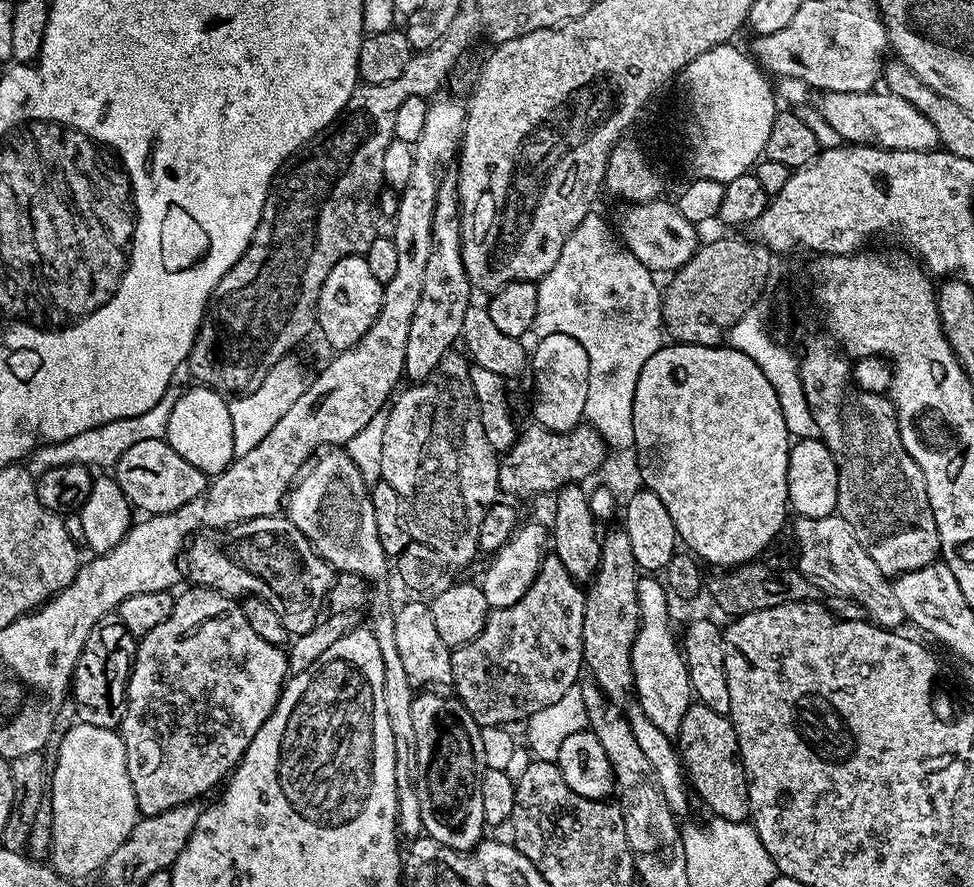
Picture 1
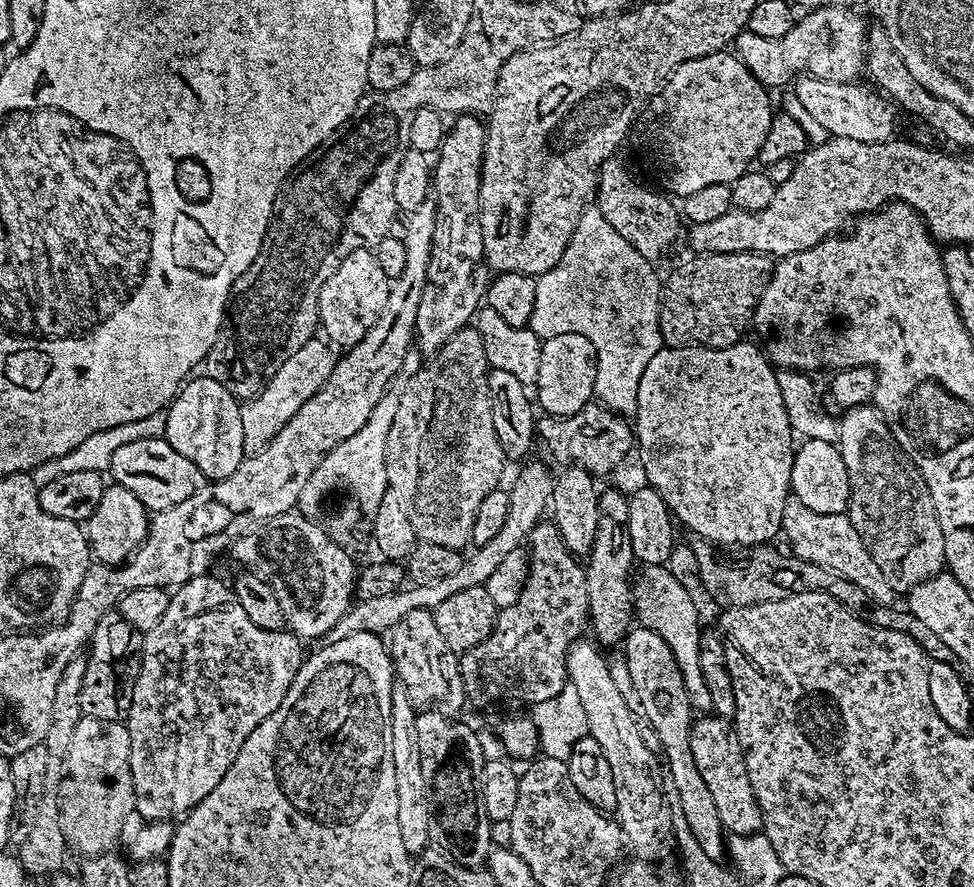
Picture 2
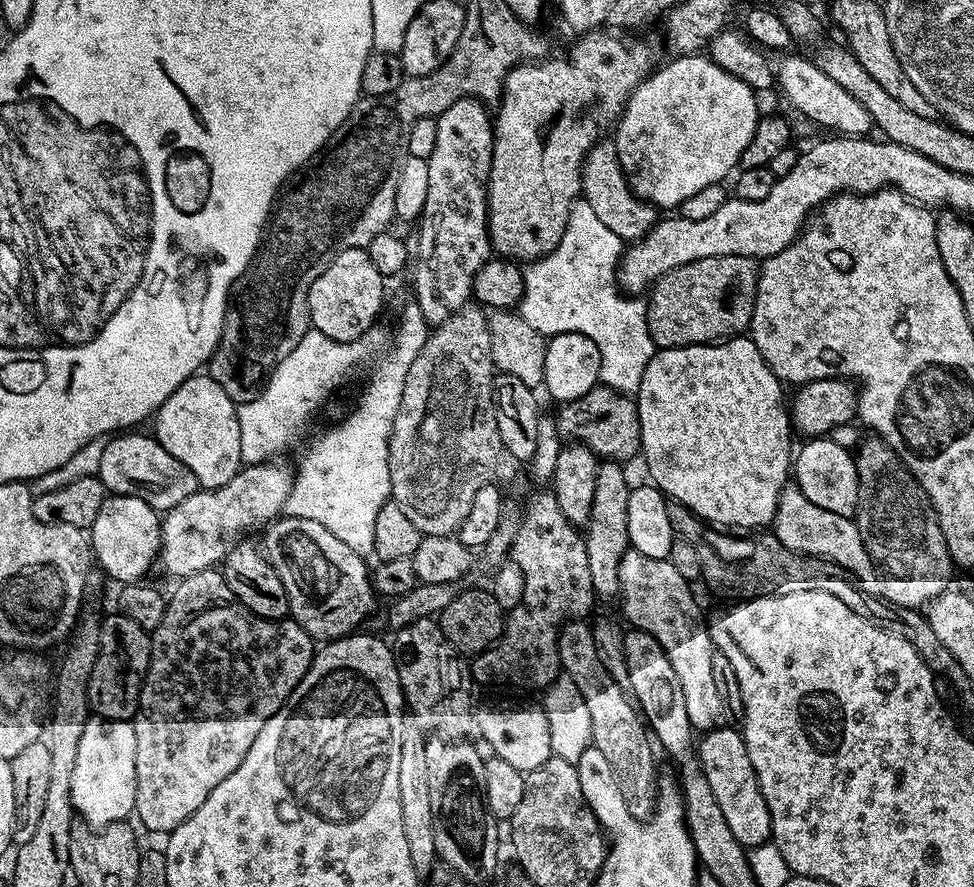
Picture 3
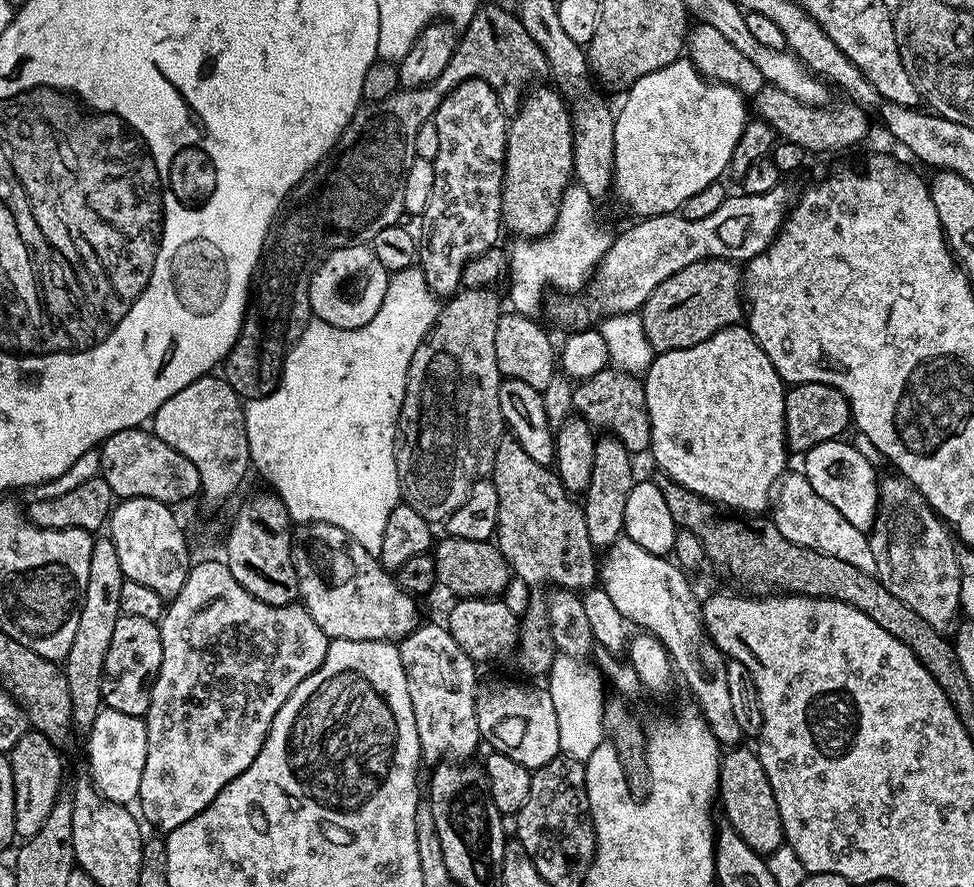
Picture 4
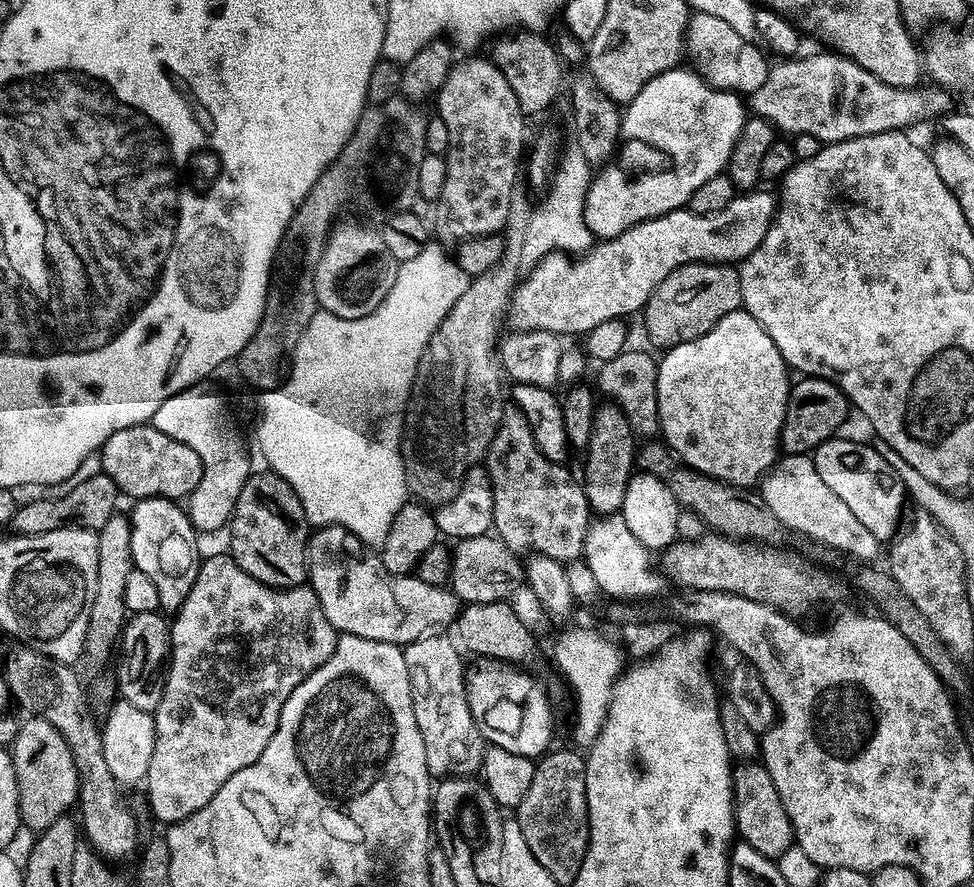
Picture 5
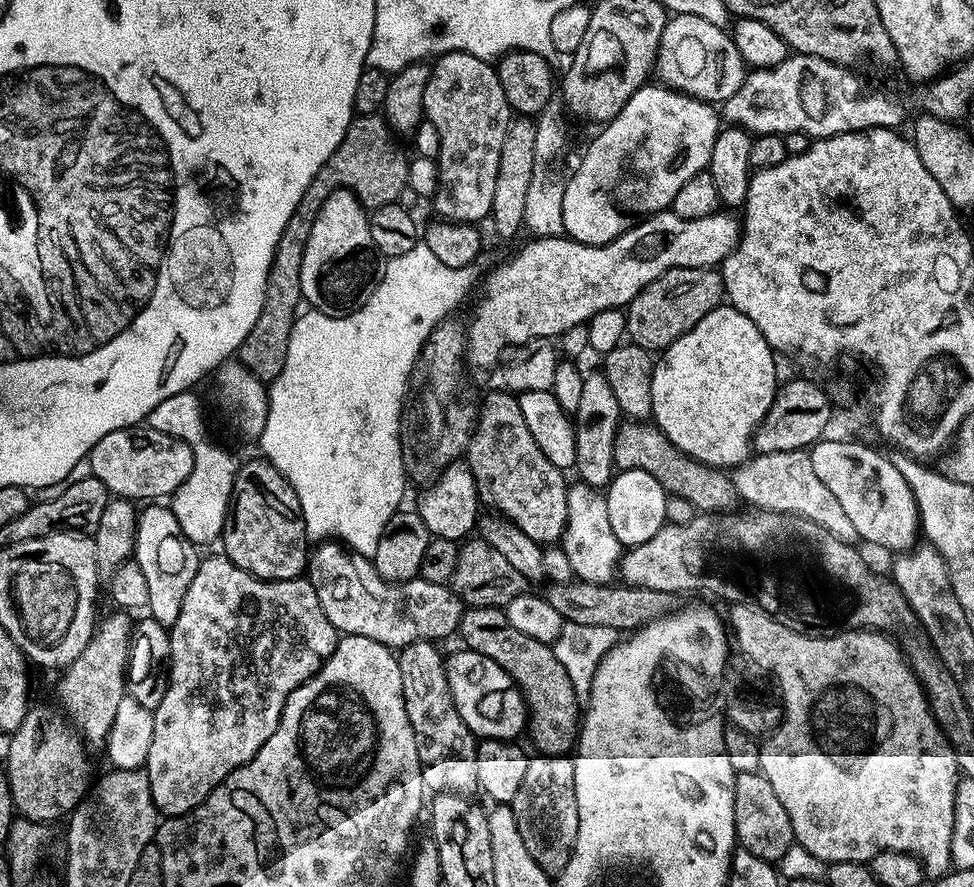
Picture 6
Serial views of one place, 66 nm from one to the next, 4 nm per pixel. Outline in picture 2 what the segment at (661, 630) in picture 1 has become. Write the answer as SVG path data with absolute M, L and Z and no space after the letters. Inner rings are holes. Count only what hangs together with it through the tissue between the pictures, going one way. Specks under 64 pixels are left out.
M636 626L629 631L622 641L622 657L630 672L630 679L636 691L635 703L640 704L639 711L644 711L643 719L658 734L660 752L666 765L666 776L670 788L676 791L676 804L680 807L683 827L694 834L694 842L702 848L702 854L711 860L723 861L726 856L726 833L718 818L714 806L714 797L706 787L701 772L694 762L694 753L690 751L690 730L694 711L687 697L683 684L682 670L678 668L670 646L652 629Z

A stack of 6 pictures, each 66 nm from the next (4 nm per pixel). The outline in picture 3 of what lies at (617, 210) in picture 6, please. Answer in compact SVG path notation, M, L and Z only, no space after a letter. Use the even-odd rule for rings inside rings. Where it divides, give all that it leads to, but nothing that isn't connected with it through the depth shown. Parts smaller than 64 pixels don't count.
M680 54L672 59L676 60L670 61L665 68L657 67L632 91L632 97L628 99L628 105L624 108L624 112L620 115L620 119L614 128L618 158L621 166L624 167L624 174L628 178L628 183L632 185L632 193L660 210L663 210L663 208L679 209L680 204L686 202L686 198L690 198L690 194L695 194L696 191L704 189L705 186L721 183L725 179L723 176L732 167L735 169L739 165L742 150L746 150L746 146L750 146L750 138L754 138L754 130L758 119L758 111L756 112L758 96L750 86L746 86L746 82L734 78L734 74L722 70L722 66L718 66L704 54Z

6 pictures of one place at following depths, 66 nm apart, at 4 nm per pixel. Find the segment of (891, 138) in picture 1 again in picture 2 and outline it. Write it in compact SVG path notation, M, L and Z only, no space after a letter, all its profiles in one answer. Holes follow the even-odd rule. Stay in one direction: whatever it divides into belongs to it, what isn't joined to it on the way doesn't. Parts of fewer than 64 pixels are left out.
M802 74L793 83L792 91L809 115L827 130L829 137L851 138L855 141L880 143L895 135L895 105L875 91L868 92L854 82L838 83Z

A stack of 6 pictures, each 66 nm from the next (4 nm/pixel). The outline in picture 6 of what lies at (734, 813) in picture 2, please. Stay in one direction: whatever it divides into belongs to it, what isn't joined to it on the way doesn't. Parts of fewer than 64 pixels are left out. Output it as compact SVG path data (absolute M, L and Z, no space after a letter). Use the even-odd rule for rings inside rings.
M760 772L742 773L736 777L736 785L734 790L734 814L732 815L731 827L736 833L736 839L739 847L743 851L754 854L758 858L769 862L778 862L794 847L794 837L792 835L792 823L790 822L790 814L786 814L786 806L782 806L782 802L778 798L778 794L774 794L774 786L770 786L770 782Z

